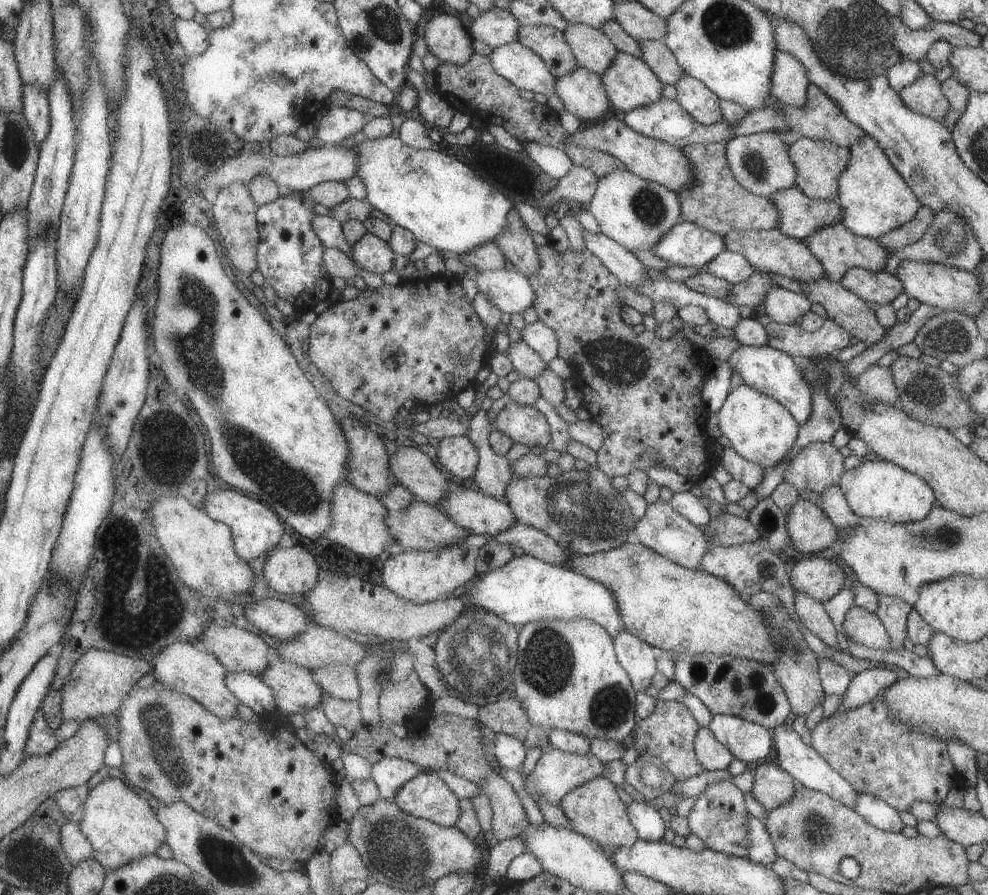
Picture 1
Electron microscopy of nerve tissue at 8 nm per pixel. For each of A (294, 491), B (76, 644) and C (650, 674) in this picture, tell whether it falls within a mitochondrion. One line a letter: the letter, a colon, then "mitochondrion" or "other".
A: mitochondrion
B: other
C: other

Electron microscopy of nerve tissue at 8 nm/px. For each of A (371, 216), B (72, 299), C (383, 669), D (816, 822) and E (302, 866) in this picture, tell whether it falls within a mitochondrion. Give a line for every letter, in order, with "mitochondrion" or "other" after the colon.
A: other
B: other
C: mitochondrion
D: mitochondrion
E: other

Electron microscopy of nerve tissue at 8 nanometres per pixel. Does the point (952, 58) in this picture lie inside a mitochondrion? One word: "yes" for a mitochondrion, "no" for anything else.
no

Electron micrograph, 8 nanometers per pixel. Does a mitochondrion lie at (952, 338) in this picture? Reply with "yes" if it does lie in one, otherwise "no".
yes

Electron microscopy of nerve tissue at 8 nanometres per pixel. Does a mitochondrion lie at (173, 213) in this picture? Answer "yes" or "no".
no

